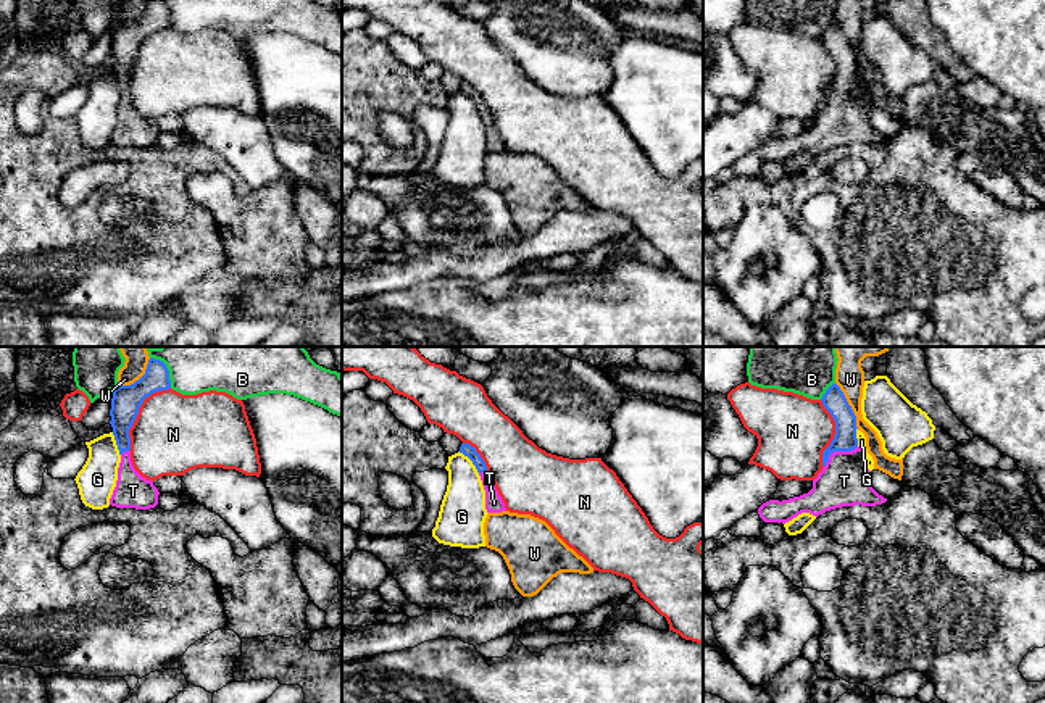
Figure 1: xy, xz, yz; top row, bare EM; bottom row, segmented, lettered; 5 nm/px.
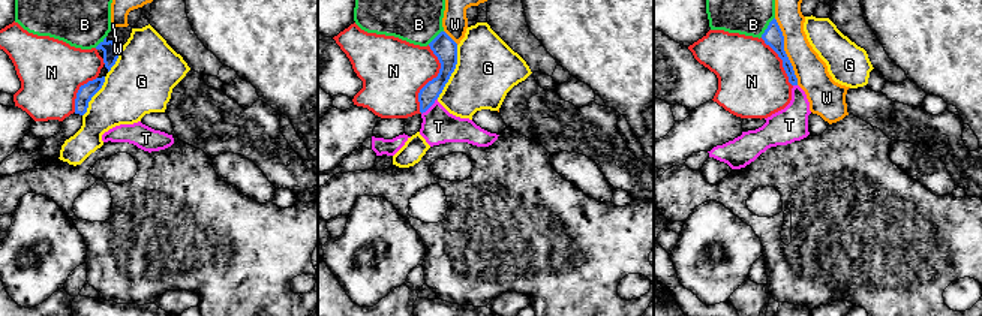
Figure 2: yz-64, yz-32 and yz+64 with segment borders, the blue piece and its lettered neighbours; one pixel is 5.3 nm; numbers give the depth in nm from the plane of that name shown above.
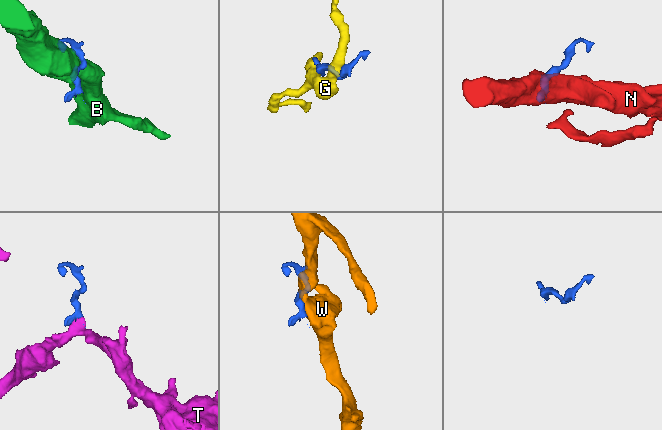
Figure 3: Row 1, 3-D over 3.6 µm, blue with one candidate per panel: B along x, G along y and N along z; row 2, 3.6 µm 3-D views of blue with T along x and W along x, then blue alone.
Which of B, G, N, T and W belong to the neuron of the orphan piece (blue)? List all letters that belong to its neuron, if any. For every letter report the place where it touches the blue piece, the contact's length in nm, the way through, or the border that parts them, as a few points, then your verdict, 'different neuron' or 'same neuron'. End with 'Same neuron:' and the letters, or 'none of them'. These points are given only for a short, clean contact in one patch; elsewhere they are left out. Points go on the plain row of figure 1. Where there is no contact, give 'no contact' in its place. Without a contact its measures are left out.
B: xy (168, 13) | 140 nm | different neuron
G: xz (471, 99) | 160 nm | different neuron
N: xy (137, 52) | 380 nm | different neuron
T: yz (837, 89) | 200 nm | across yz (834, 39), (842, 52), (837, 89), (844, 100), (844, 120) | same neuron
W: yz (849, 44) | 260 nm | different neuron
Same neuron: T

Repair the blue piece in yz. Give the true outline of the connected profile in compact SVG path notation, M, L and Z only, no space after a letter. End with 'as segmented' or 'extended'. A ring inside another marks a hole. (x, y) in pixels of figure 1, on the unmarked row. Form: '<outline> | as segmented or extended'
M832 23L821 37L835 60L835 74L822 90L822 110L808 132L789 139L769 139L758 147L764 161L789 161L801 152L819 155L842 145L876 145L887 140L869 123L866 89L858 85L856 55L843 31Z | extended

